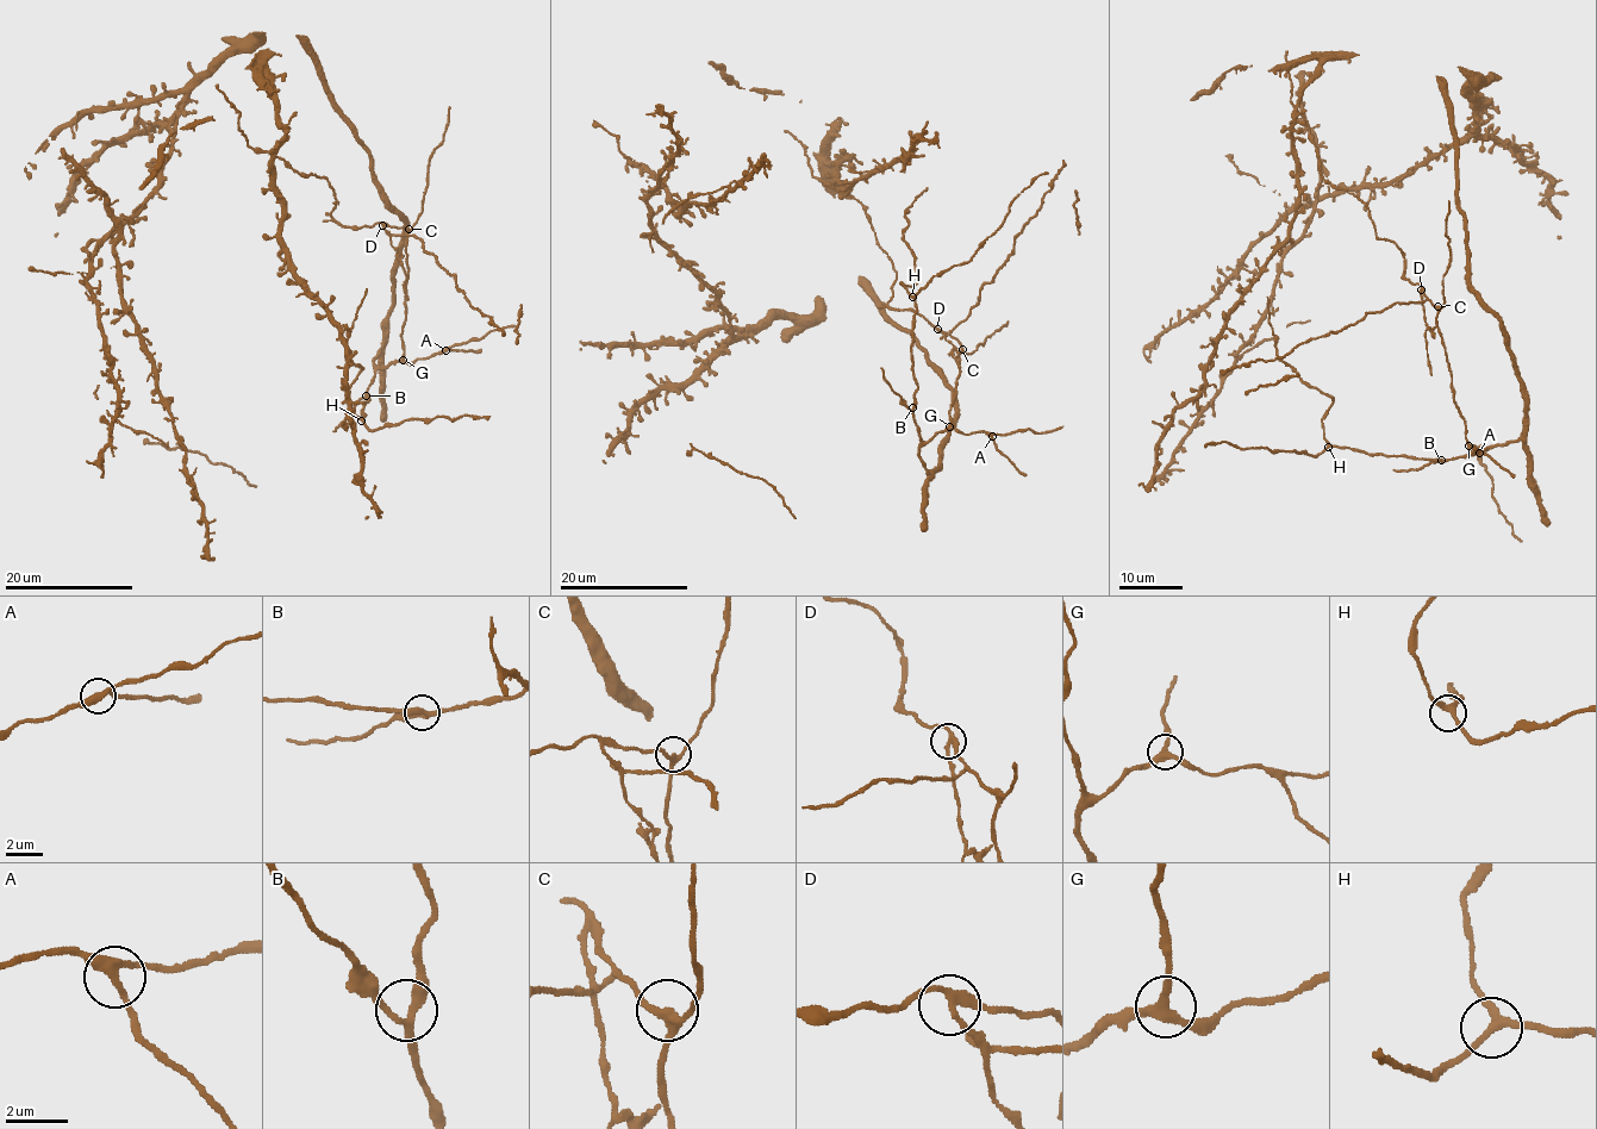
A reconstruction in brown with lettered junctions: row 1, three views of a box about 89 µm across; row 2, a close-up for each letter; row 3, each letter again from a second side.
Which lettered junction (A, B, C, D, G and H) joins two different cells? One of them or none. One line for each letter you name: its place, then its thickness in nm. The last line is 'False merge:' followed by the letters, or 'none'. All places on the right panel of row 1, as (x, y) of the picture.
D: Place: (1421, 289). Thickness 240 nm
False merge: D

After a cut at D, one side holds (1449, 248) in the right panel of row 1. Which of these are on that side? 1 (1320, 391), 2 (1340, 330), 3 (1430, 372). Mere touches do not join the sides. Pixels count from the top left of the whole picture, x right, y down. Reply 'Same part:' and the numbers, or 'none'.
Same part: 1

